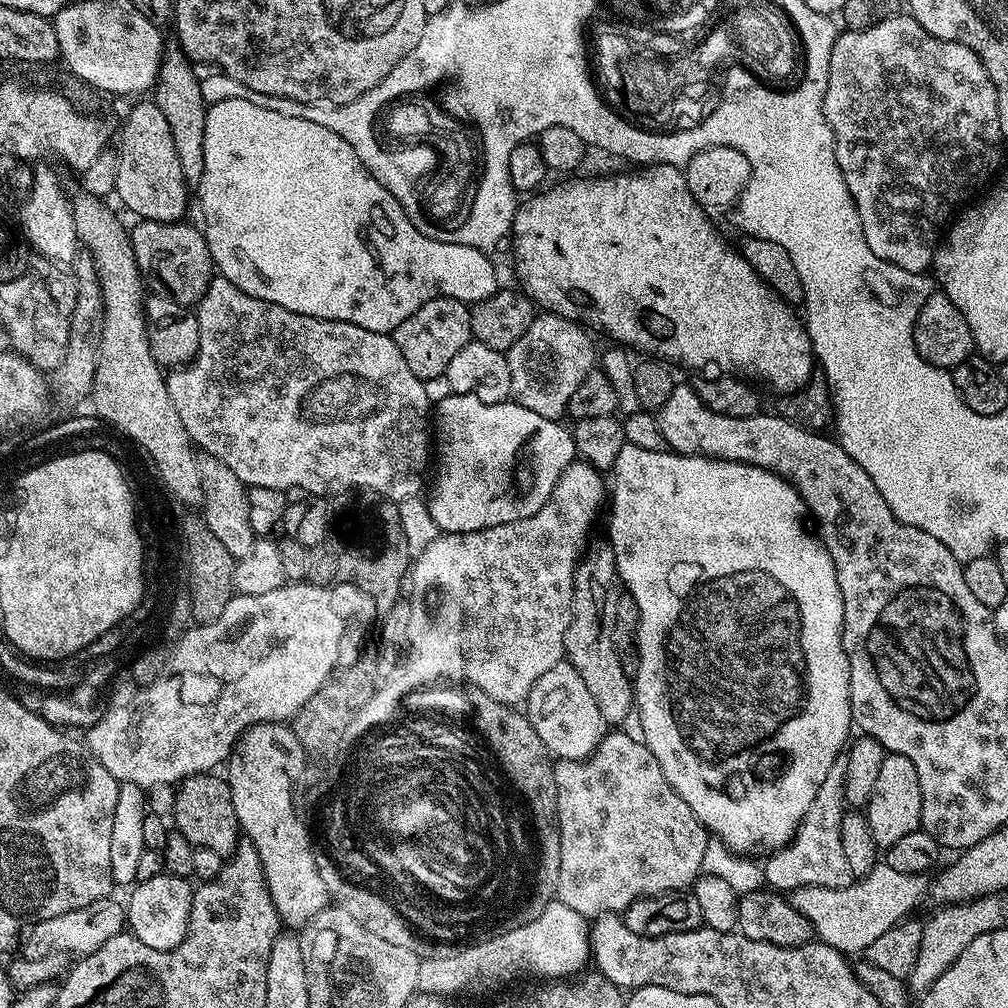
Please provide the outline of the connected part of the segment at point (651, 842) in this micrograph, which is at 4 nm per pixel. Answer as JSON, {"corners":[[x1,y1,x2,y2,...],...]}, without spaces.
{"corners":[[624,730,605,735,587,760,556,760,556,821,560,823,561,870,556,899,586,918,622,914,638,898,691,889,701,875,702,858,710,839,694,810,666,782,658,758,650,754,643,739,627,736]]}

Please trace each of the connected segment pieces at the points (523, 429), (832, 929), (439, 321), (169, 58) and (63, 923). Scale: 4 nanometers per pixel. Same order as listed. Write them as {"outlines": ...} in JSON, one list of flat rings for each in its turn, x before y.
{"outlines":[[[447,394,440,401,434,404,434,452,440,455,440,461,435,461,434,472,436,468,436,481,431,481,430,491,427,493,426,501,430,512,441,533,445,532,473,532,474,530,482,530,483,528,493,528,499,524,509,524,515,520,522,518,530,518,534,514,538,514,538,510,542,510,542,506,546,504,550,498,550,494,554,490,554,486,558,482,558,478,568,465,577,459,576,443,572,440,572,433,567,427,563,428,560,420,551,420,550,418,542,418,542,414,534,414,534,410,526,410,525,408,514,406,511,399,506,399,500,404,484,404,481,400,474,400,470,396,457,396,455,394]],[[878,862,870,870,870,874,853,879,852,883,844,888,826,888,824,886,806,886,805,888,793,888,790,892,790,899,794,910,803,914,810,921,813,933,818,937,819,943,834,946,834,950,845,954,860,952,867,953,870,942,874,942,886,930,890,930,901,920,911,917,920,899,925,899,930,888,930,880,927,875,917,874,911,876,902,870,894,870,894,866]],[[439,296,426,306,418,306,402,326,390,333,392,341,402,350,402,358,406,358,406,366,414,370,414,374,422,381,431,382,445,375,450,366,450,358,458,354,473,339,472,313,469,305,461,300]],[[165,47,162,52,160,69,154,85,154,99,158,110,166,117,170,125,170,135,174,140,174,151,178,154,178,163,189,189,199,189,202,170,204,169,204,92,200,89,200,80,196,77,197,69,193,67,183,48]],[[105,898,90,906,82,906,82,910,70,910,70,914,58,914,58,918,46,918,32,925,22,936,23,959,37,960,43,956,57,954,87,954,98,950,110,938,114,938,126,928,126,908,113,898]]]}

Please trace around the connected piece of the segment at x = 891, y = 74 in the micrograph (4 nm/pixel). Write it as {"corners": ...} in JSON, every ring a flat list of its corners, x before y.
{"corners":[[897,14,878,22,878,26,870,26,861,32,844,30,834,42,834,50,830,53,828,63,828,85,824,95,824,113,826,122,834,134,838,166,846,178,846,186,856,203,858,218,862,222,862,234,866,234,866,246,874,250,878,258,890,262,894,266,902,266,902,270,927,273,932,268,932,260,936,256,938,241,942,236,940,223,947,221,948,207,952,200,964,200,967,196,975,197,980,187,992,176,992,171,1000,164,1004,156,1006,137,1000,129,1000,115,994,82,978,54,970,50,970,46,959,44,953,40,934,38,926,30,922,30,919,22,910,14]]}

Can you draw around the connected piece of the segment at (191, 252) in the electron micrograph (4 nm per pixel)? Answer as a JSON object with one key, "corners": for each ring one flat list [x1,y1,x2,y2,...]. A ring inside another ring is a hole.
{"corners":[[153,220,135,221,136,225,131,225,130,235,132,238,132,249,136,264,140,267,141,273,148,274,152,271,156,275,156,280,161,284,163,291,177,300,179,304,185,306,195,306,199,304,200,299,206,294,214,275,214,265,210,246,206,242,203,231,192,224,185,222,154,222]]}

